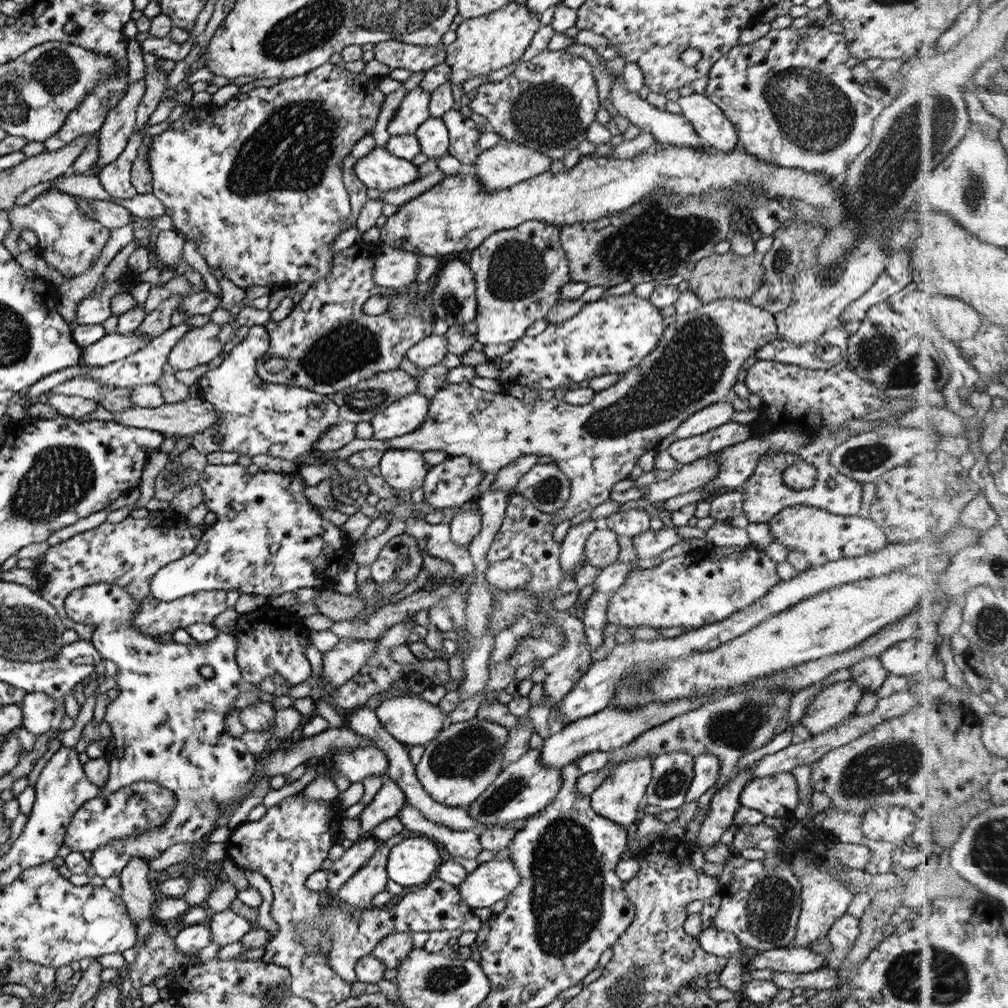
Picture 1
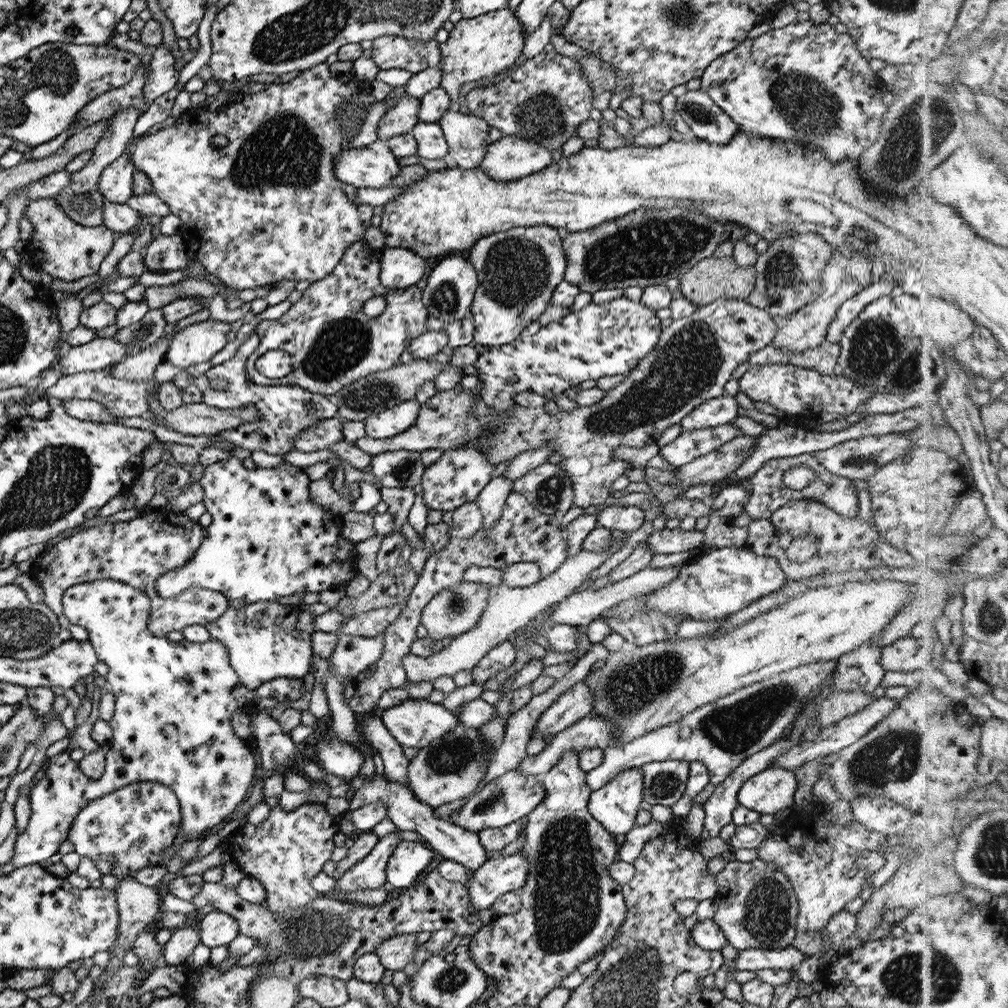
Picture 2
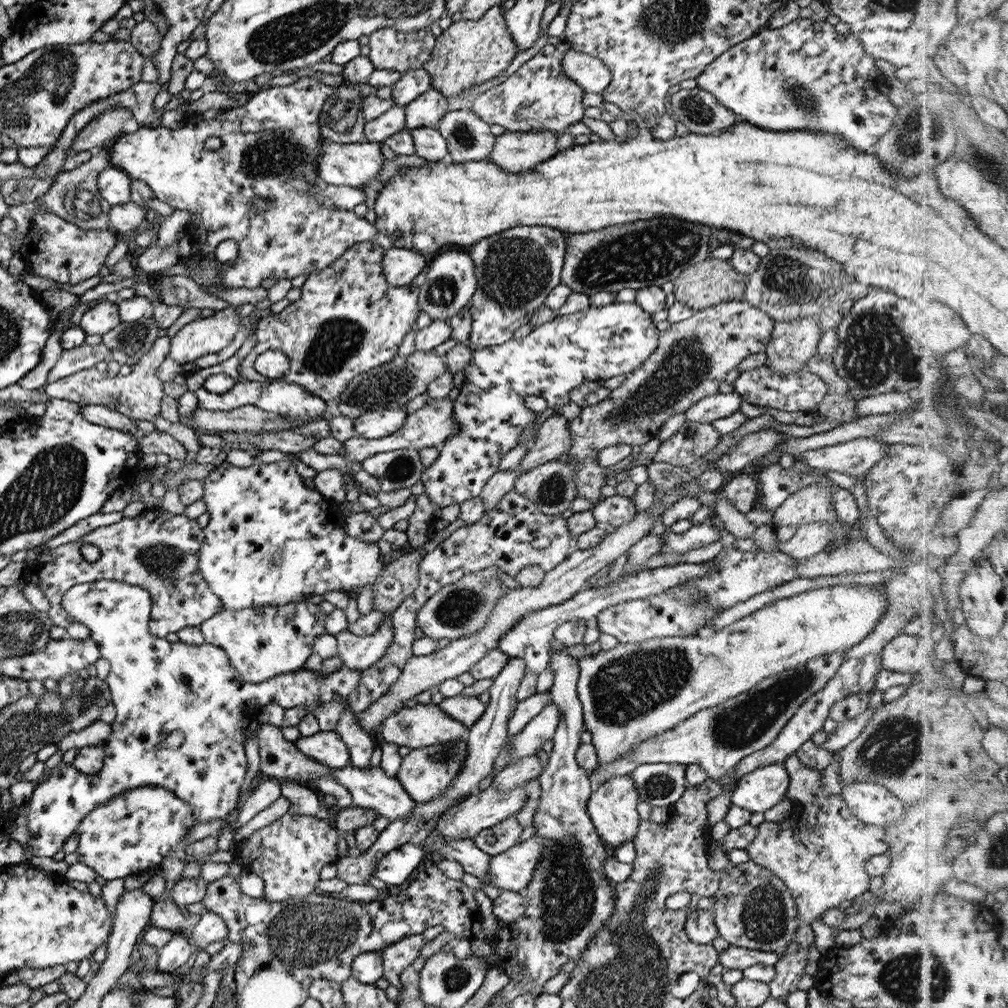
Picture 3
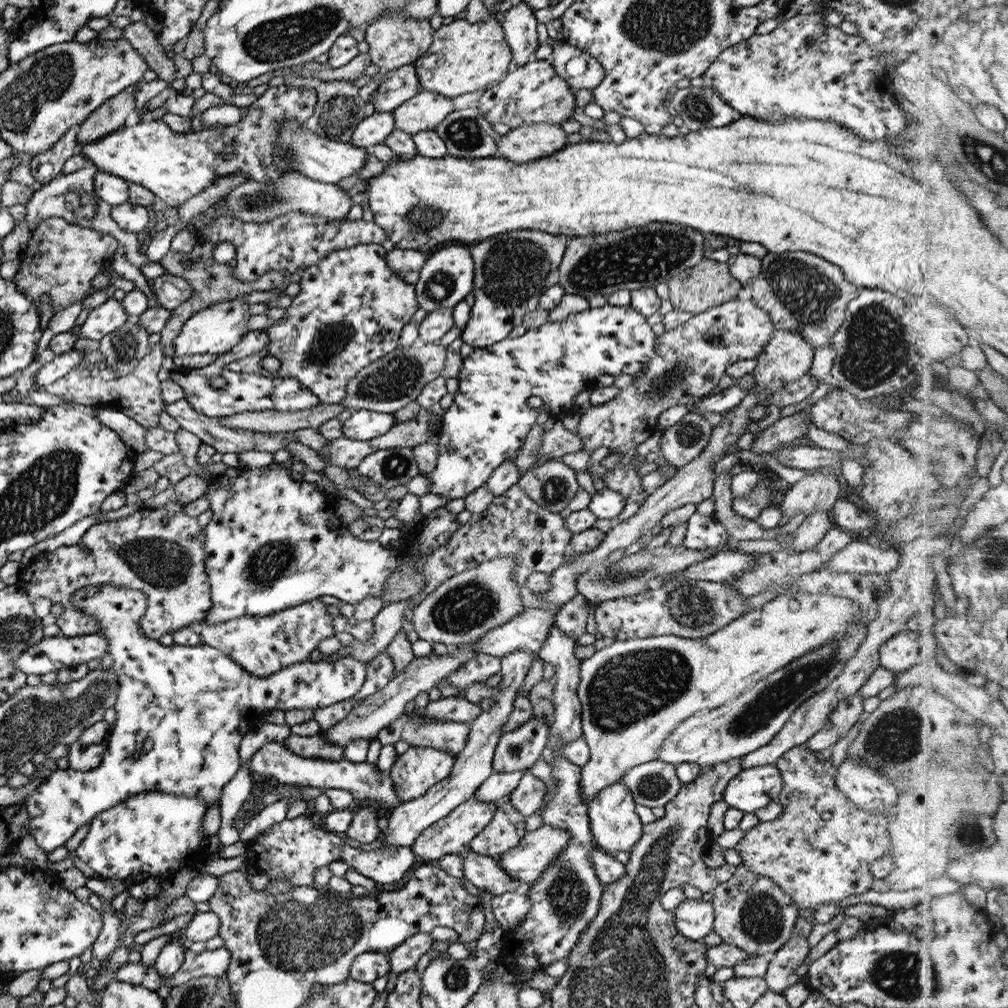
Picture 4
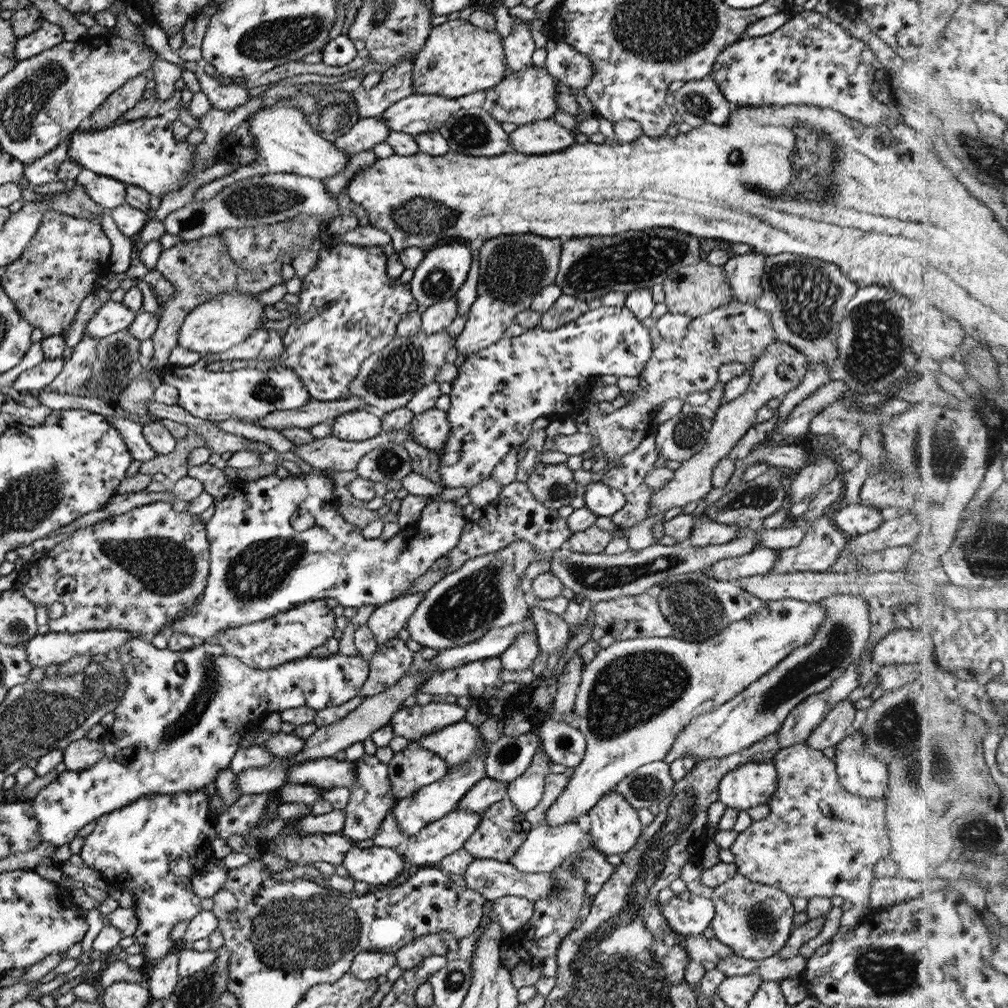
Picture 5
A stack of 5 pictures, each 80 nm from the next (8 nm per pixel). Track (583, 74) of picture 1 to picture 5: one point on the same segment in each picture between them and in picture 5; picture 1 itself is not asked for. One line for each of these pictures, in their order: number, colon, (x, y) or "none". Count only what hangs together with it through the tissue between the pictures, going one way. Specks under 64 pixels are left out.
2: (544, 100)
3: (536, 97)
4: (533, 93)
5: (522, 97)

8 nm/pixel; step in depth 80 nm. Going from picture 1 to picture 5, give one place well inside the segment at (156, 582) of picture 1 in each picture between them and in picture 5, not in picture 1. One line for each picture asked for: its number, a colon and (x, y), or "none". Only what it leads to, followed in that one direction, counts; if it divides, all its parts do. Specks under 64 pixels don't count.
2: (266, 539)
3: (270, 540)
4: (272, 543)
5: (278, 542)

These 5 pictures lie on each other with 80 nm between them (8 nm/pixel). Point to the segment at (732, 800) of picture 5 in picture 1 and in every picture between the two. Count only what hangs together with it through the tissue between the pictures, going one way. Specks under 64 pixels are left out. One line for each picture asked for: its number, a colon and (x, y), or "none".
1: (776, 795)
2: (771, 790)
3: (757, 791)
4: (751, 789)

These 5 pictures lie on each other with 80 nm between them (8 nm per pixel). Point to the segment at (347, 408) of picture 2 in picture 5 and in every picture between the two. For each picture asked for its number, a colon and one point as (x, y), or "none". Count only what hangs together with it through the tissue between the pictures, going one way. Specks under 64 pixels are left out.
3: (391, 385)
4: (387, 384)
5: (387, 379)

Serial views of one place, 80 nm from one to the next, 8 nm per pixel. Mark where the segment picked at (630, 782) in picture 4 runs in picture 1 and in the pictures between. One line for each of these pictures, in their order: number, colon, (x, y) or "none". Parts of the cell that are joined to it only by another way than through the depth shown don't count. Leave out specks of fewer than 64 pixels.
1: (672, 772)
2: (663, 782)
3: (659, 784)

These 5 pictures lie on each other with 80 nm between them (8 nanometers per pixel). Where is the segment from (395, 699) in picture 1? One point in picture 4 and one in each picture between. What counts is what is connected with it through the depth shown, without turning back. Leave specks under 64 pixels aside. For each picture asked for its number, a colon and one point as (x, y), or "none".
2: (416, 723)
3: (419, 726)
4: (444, 735)

